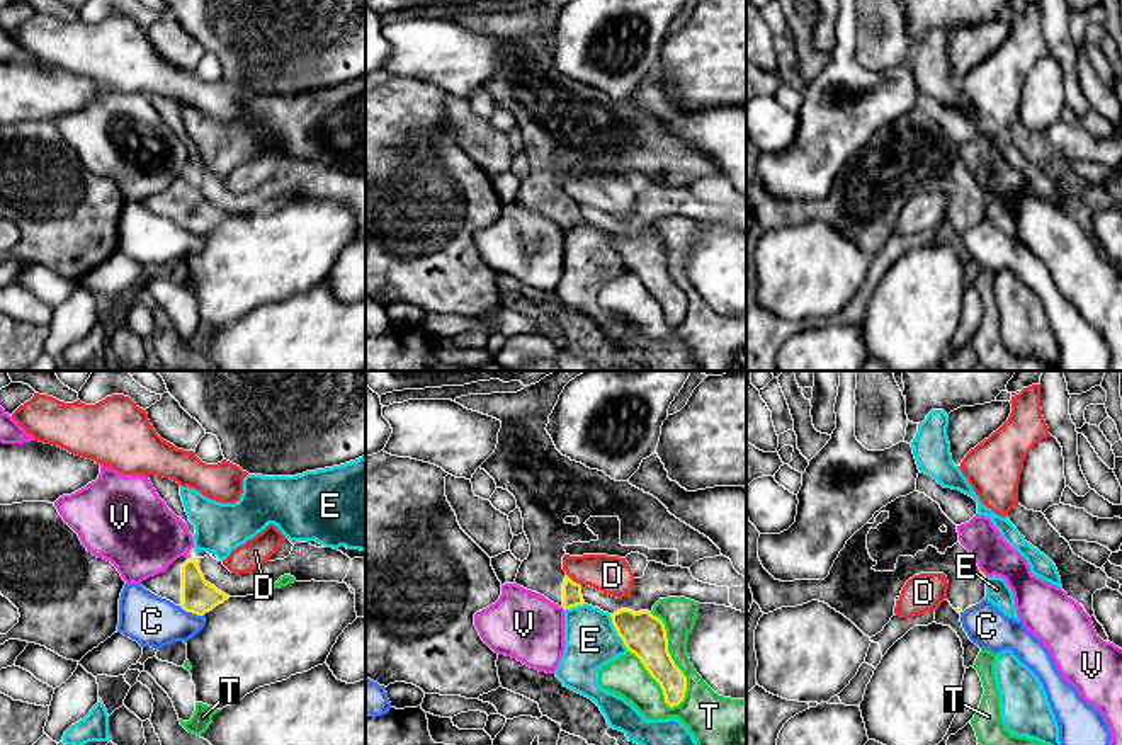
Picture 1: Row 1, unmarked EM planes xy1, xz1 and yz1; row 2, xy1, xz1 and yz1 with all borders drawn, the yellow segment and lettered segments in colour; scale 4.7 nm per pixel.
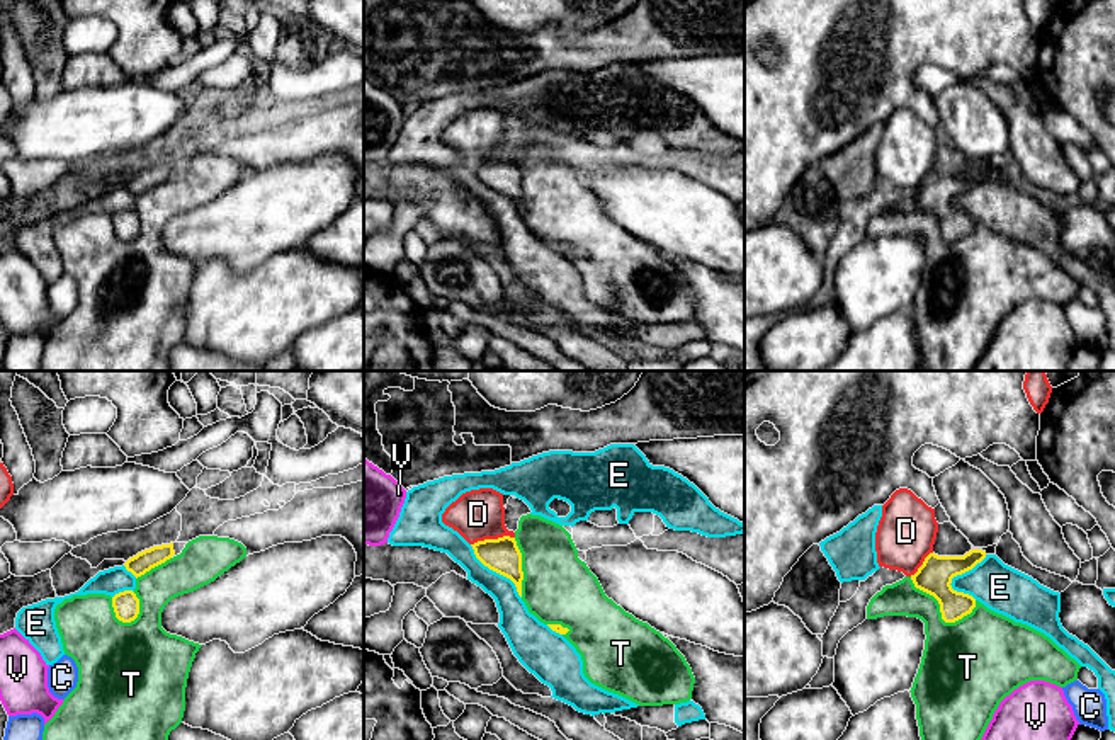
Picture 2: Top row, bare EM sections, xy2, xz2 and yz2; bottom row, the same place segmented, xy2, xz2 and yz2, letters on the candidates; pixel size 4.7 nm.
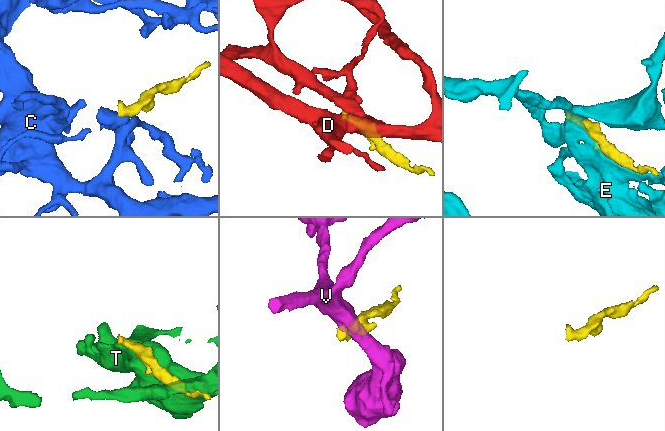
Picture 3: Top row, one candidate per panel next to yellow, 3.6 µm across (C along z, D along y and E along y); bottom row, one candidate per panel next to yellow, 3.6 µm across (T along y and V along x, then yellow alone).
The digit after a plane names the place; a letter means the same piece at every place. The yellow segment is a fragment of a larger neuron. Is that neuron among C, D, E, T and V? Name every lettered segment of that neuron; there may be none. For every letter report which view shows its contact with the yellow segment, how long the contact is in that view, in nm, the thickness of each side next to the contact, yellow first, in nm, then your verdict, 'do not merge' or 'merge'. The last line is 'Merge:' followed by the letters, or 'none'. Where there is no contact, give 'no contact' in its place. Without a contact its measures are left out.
C: contact in xy1; length 130 nm; calibres 160 and 240 nm; do not merge
D: contact in xz2; length 220 nm; calibres 170 and 240 nm; do not merge
E: contact in yz2; length 240 nm; calibres 160 and 220 nm; do not merge
T: contact in xz1; length 460 nm; calibres 200 and 190 nm; do not merge
V: contact in xz1; length 30 nm; calibres 100 and 320 nm; do not merge
Merge: none

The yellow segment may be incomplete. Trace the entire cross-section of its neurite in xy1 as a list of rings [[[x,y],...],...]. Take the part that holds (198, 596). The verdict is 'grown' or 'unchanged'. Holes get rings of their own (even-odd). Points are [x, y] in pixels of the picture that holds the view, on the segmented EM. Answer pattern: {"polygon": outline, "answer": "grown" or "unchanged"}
{"polygon": [[[192,553],[177,558],[163,573],[143,580],[141,585],[197,616],[230,599],[204,578]]], "answer": "grown"}

